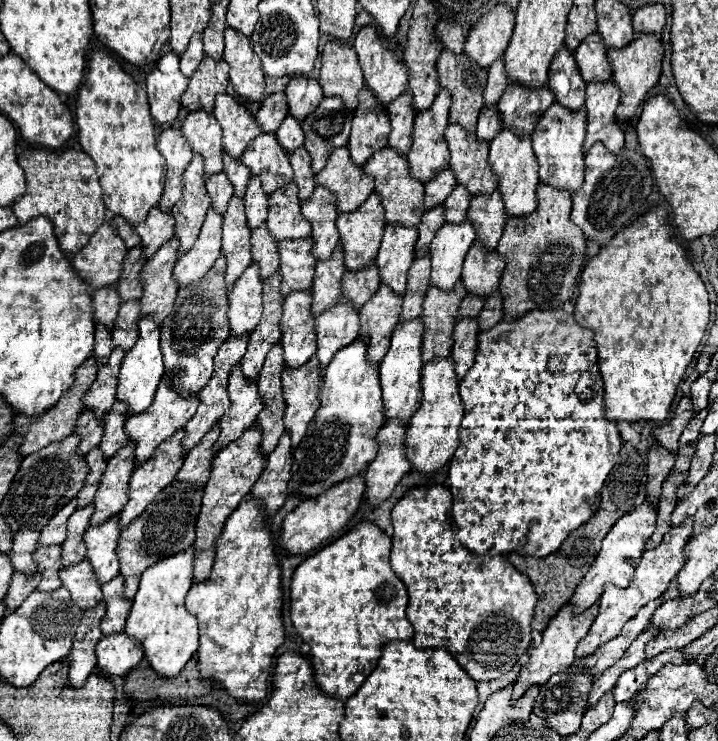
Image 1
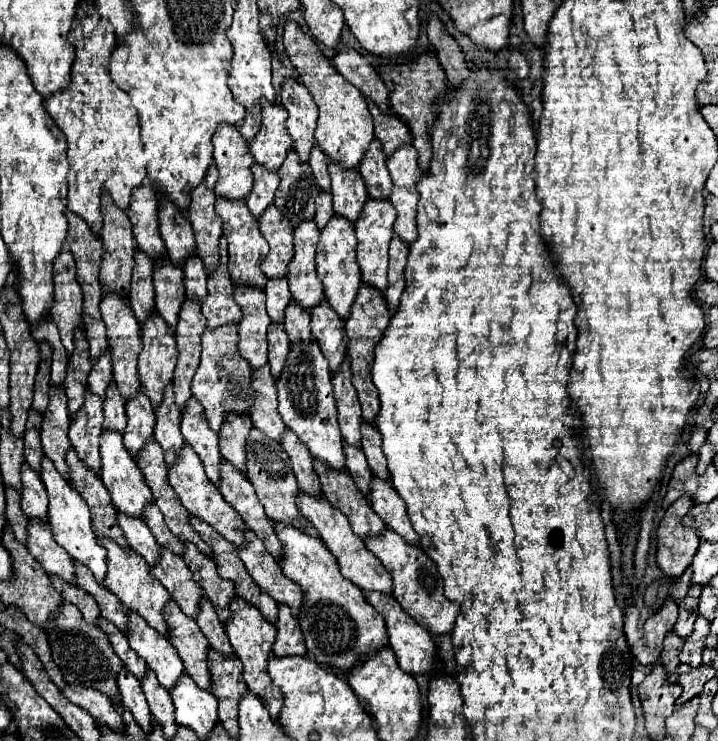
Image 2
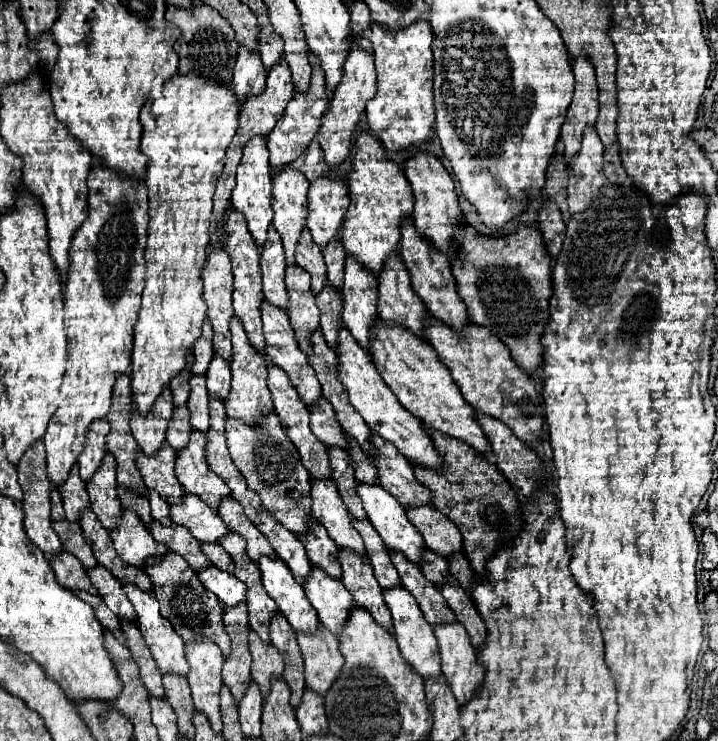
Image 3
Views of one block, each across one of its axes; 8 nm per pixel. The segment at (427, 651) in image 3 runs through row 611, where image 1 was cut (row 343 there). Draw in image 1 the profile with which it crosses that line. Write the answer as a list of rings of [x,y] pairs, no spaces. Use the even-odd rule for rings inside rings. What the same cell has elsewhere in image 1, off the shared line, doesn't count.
[[[420,320],[402,322],[392,332],[390,348],[380,362],[380,384],[382,384],[382,400],[384,400],[384,420],[400,420],[408,422],[412,414],[418,410],[422,392],[420,392],[420,374],[422,374],[422,360],[420,360],[420,344],[422,344],[424,326]]]

